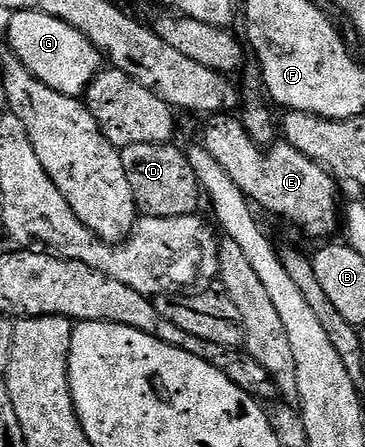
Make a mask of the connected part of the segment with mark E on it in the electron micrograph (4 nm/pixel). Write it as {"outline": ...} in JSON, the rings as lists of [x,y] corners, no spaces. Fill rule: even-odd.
{"outline":[[[216,113],[209,119],[212,120],[204,127],[208,150],[257,208],[265,207],[289,219],[310,238],[320,239],[316,241],[327,240],[341,230],[342,203],[340,207],[338,183],[322,164],[315,163],[286,141],[277,141],[267,149],[259,147],[235,114]]]}

